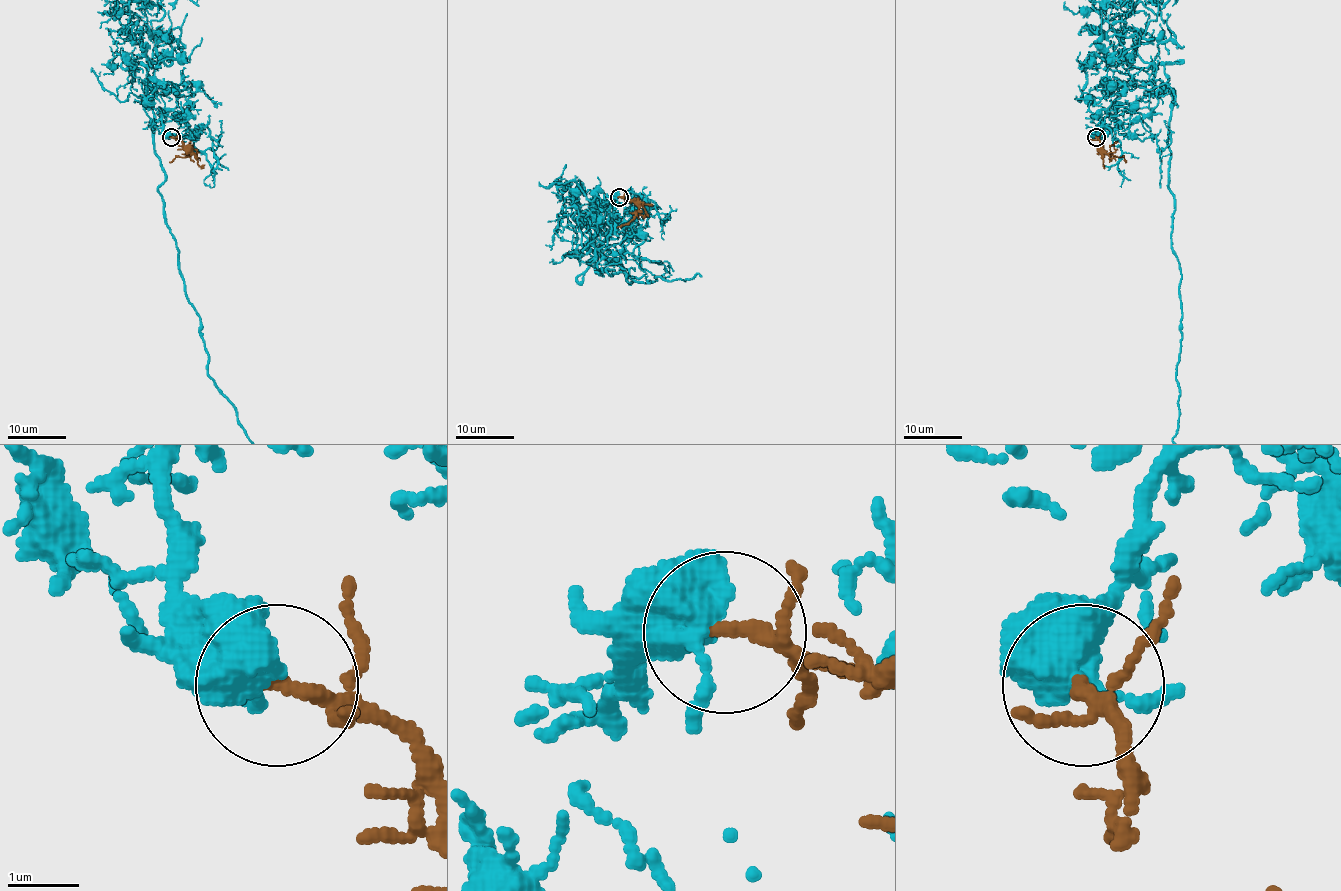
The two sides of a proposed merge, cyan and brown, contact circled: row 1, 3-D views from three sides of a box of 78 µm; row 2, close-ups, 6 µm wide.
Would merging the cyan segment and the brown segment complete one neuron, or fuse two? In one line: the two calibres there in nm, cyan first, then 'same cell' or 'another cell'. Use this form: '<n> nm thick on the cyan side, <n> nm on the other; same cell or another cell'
480 nm thick on the cyan side, 130 nm on the other; same cell

